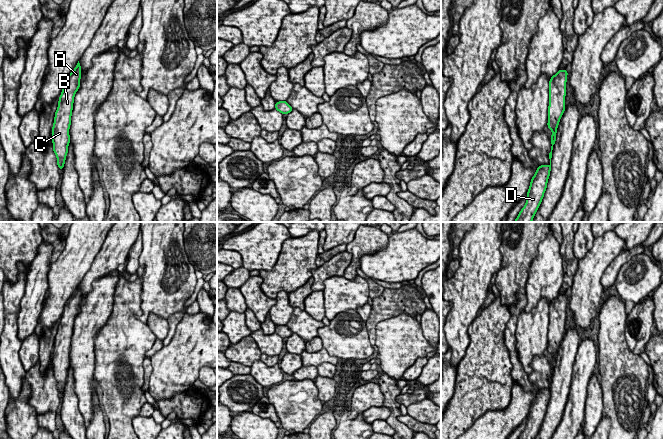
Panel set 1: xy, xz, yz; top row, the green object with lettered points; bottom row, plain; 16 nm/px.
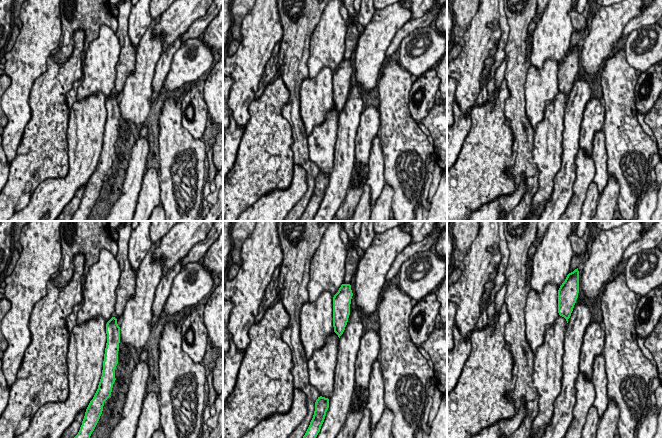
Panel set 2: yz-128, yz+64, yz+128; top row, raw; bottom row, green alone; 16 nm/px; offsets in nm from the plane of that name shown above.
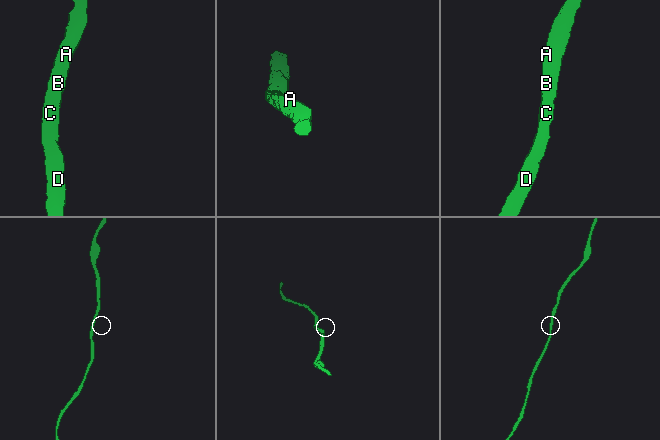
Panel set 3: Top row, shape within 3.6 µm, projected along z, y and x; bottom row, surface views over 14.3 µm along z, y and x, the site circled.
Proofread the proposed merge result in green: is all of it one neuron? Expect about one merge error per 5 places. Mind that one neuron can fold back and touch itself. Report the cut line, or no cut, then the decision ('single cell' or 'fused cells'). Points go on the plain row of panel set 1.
no cut | single cell

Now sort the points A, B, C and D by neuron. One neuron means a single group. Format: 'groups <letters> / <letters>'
groups A B C D

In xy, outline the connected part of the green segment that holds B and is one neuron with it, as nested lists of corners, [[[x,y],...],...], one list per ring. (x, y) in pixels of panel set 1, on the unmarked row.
[[[78,285],[74,294],[64,305],[64,311],[58,325],[52,351],[53,375],[57,381],[59,393],[64,392],[68,370],[70,367],[69,353],[73,334],[74,321],[80,311],[81,290]]]

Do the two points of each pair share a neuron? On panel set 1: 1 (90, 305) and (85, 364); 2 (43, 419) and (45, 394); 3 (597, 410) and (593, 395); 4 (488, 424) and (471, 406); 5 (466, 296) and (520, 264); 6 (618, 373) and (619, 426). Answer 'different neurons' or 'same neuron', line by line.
1: same neuron
2: same neuron
3: same neuron
4: different neurons
5: different neurons
6: same neuron

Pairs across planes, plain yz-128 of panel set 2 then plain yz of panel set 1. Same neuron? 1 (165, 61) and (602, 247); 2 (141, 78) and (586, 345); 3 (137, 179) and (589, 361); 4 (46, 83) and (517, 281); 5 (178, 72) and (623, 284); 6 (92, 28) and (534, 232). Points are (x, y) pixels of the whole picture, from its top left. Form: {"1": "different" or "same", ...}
{"1": "same", "2": "different", "3": "same", "4": "different", "5": "same", "6": "same"}

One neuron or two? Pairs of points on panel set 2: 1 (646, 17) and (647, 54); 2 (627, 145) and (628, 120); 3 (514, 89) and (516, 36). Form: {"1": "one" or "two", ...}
{"1": "two", "2": "one", "3": "one"}

